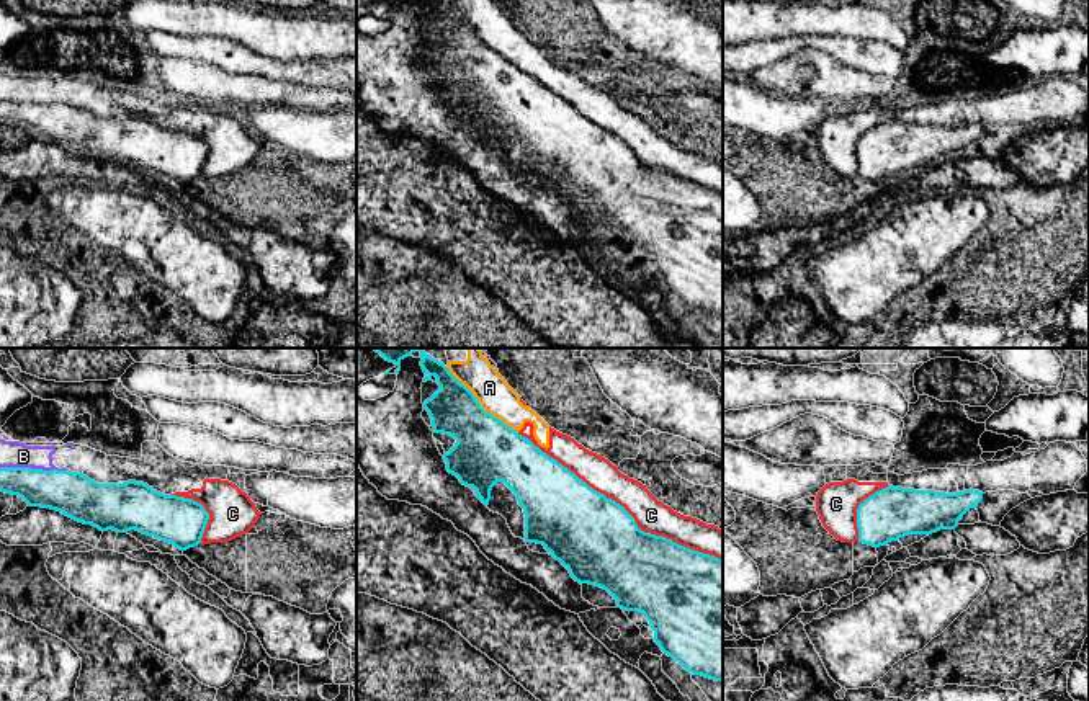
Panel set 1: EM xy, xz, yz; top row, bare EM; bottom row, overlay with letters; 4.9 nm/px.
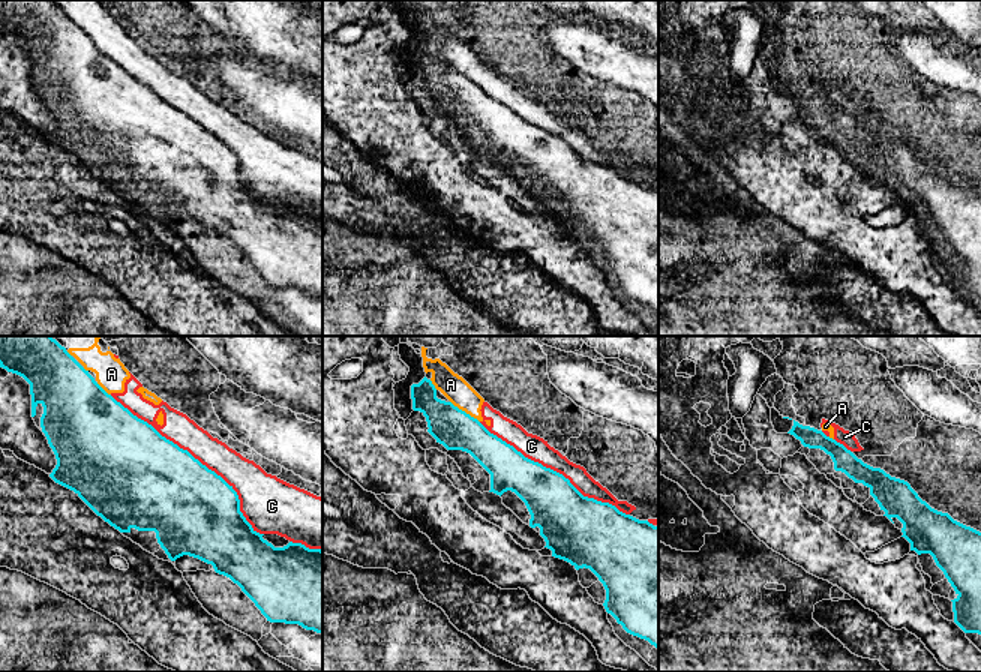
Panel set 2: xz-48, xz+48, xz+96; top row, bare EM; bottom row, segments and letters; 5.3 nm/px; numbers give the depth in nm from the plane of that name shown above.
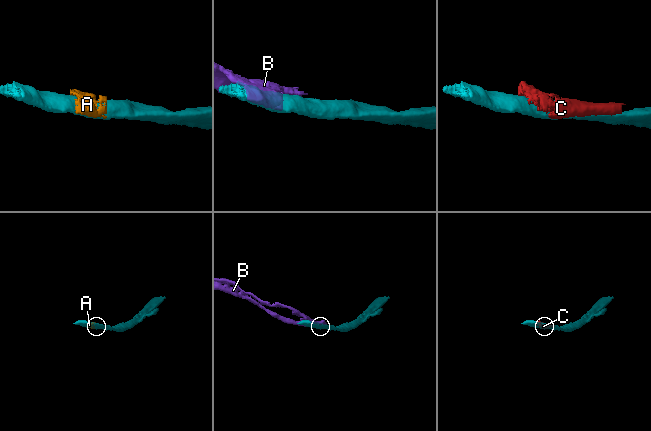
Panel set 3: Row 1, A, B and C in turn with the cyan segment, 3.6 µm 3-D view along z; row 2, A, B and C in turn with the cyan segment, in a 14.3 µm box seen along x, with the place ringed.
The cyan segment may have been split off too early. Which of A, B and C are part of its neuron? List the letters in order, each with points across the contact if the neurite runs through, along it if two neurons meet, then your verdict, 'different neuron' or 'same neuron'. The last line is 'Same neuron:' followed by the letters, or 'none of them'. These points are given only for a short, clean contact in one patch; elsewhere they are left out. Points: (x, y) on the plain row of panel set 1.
A: different neuron
B: different neuron
C: different neuron
Same neuron: none of them

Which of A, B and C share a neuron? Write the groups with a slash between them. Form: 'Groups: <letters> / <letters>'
Groups: A B C

